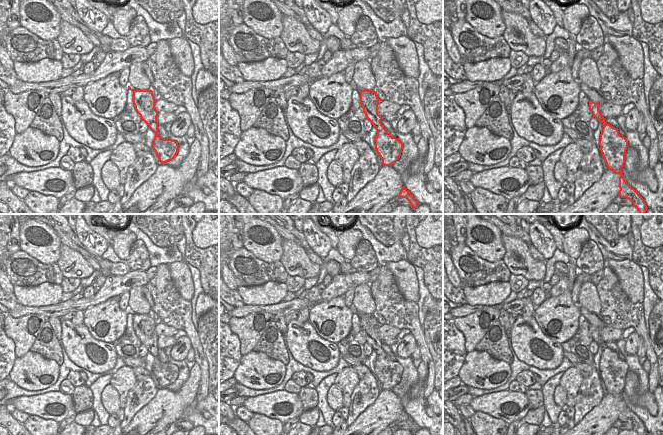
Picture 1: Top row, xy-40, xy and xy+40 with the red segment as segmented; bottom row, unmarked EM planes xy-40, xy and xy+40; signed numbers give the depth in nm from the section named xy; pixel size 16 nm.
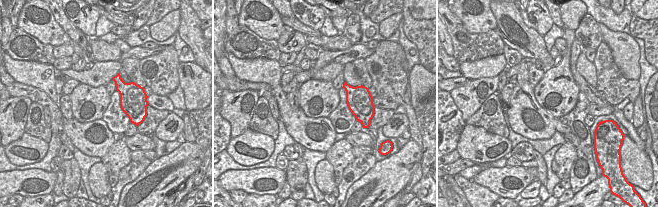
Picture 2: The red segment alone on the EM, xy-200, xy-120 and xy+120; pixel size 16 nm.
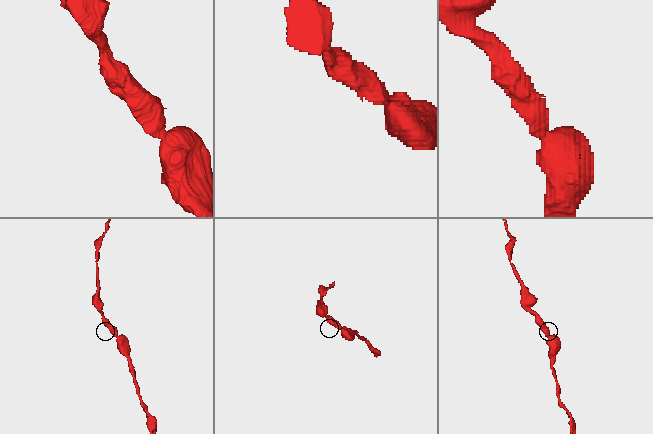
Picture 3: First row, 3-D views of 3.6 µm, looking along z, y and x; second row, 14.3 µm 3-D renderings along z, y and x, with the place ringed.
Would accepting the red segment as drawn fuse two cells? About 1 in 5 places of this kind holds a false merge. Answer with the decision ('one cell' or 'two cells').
one cell

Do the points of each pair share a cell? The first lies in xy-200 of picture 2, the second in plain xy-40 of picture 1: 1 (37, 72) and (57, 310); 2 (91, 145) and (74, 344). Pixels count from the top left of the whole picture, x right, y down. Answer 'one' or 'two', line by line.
1: two
2: one

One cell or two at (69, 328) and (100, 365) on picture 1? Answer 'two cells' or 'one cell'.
one cell

